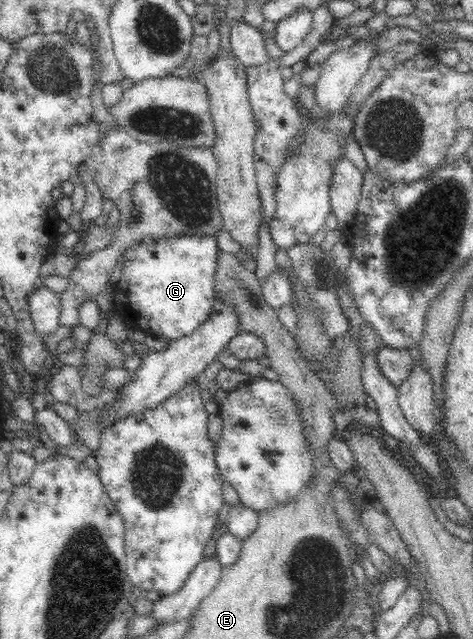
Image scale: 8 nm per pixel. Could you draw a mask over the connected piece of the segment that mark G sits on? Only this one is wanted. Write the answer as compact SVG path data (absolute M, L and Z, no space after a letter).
M182 235L168 241L142 241L125 253L122 277L112 288L113 313L118 319L132 321L132 329L138 330L141 337L161 336L171 341L190 337L211 316L215 307L216 294L214 277L217 269L219 249L214 237Z

